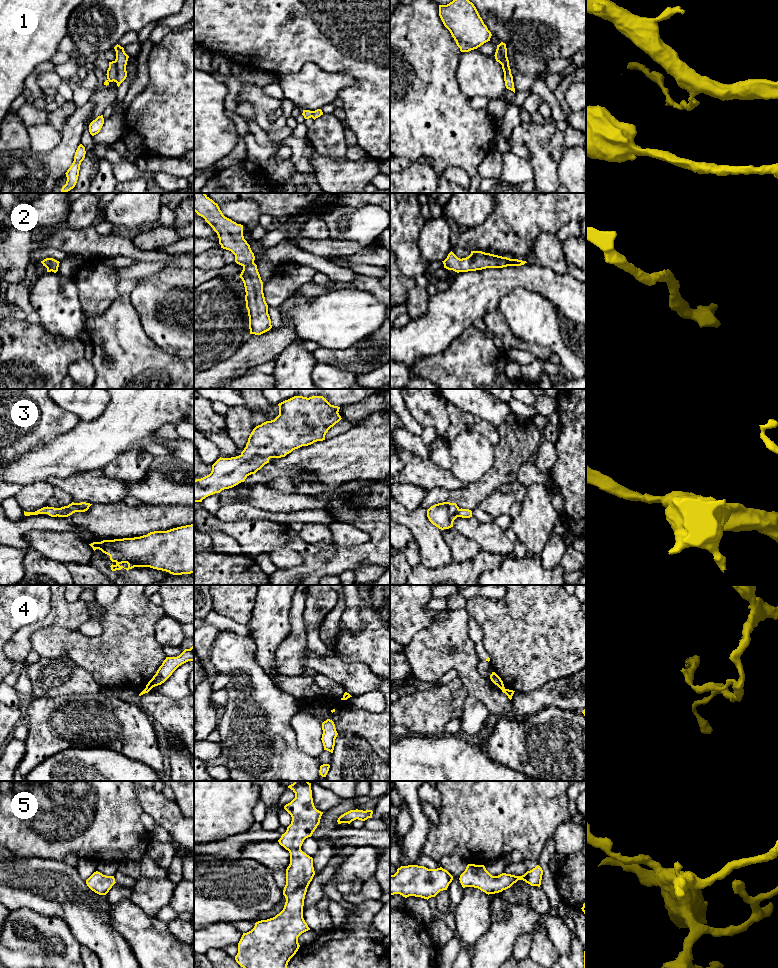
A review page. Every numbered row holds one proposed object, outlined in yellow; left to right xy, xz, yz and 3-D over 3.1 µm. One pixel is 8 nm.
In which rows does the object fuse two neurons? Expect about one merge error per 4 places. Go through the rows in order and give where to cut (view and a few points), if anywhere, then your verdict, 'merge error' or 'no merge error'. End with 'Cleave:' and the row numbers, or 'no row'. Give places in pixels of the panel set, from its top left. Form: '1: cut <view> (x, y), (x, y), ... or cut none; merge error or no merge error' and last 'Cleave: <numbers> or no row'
1: cut xy (115, 61), (116, 77), (113, 80); merge error
2: cut none; no merge error
3: cut none; no merge error
4: cut yz (504, 687), (502, 690); merge error
5: cut none; no merge error
Cleave: 1, 4

